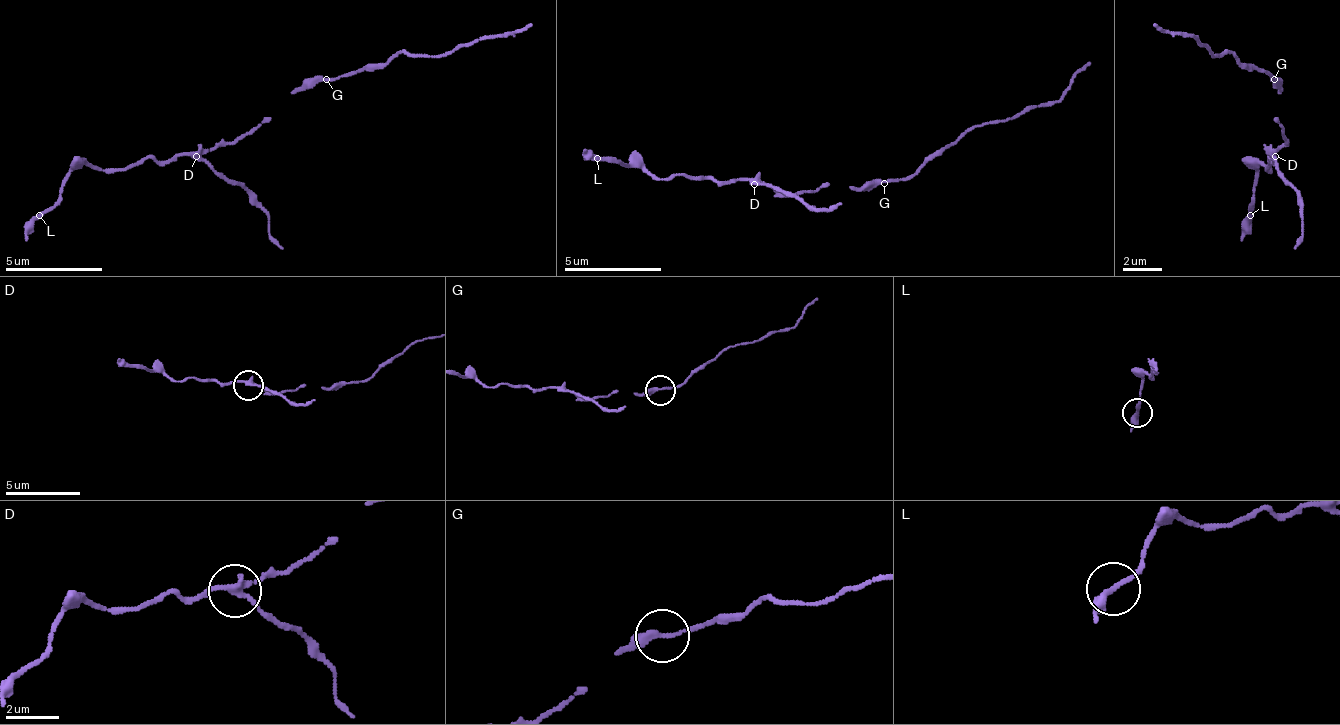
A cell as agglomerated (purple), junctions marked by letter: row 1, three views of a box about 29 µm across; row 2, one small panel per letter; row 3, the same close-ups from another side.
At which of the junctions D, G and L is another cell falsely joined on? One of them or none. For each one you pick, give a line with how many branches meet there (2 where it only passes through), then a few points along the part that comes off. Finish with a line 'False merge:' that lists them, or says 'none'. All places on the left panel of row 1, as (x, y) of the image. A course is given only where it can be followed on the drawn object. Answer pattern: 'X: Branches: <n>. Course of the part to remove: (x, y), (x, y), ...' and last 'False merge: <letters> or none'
D: Branches: 3. Course of the part to remove: (194, 157), (267, 215), (267, 235), (282, 249)
False merge: D

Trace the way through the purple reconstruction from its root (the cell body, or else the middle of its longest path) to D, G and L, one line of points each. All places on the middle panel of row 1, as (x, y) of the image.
D: (831, 183), (821, 183), (811, 192), (792, 192), (787, 197), (777, 197), (763, 183), (753, 183)
G: (831, 183), (850, 188), (874, 188), (884, 183)
L: (831, 183), (777, 197), (753, 178), (651, 178), (641, 168), (597, 158)

